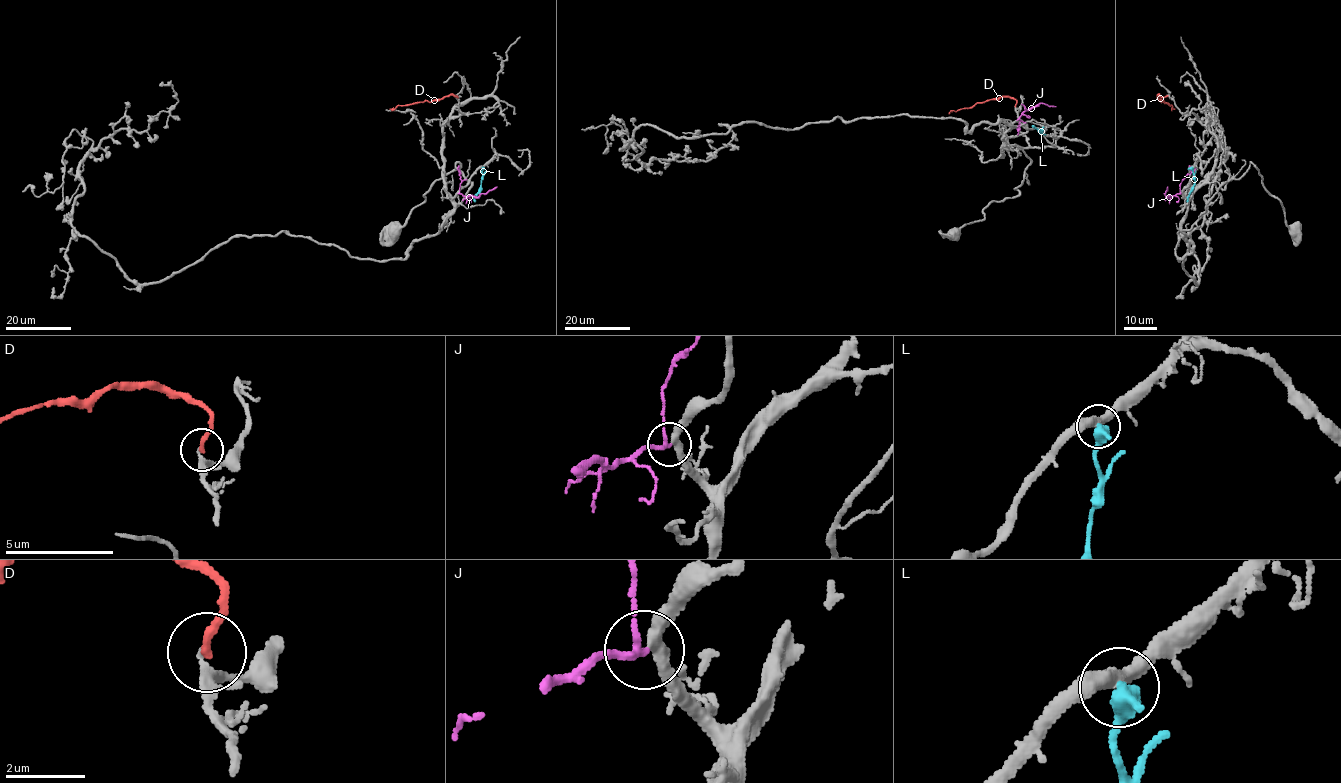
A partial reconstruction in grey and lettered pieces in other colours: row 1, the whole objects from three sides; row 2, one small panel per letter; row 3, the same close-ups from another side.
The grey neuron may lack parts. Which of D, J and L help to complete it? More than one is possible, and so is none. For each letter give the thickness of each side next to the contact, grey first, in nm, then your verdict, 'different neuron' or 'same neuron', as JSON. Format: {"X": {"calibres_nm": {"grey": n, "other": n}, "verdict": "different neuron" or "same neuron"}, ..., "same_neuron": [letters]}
{"D": {"calibres_nm": {"grey": 240, "other": 220}, "verdict": "different neuron"}, "J": {"calibres_nm": {"grey": 320, "other": 140}, "verdict": "same neuron"}, "L": {"calibres_nm": {"grey": 440, "other": 400}, "verdict": "different neuron"}, "same_neuron": ["J"]}

